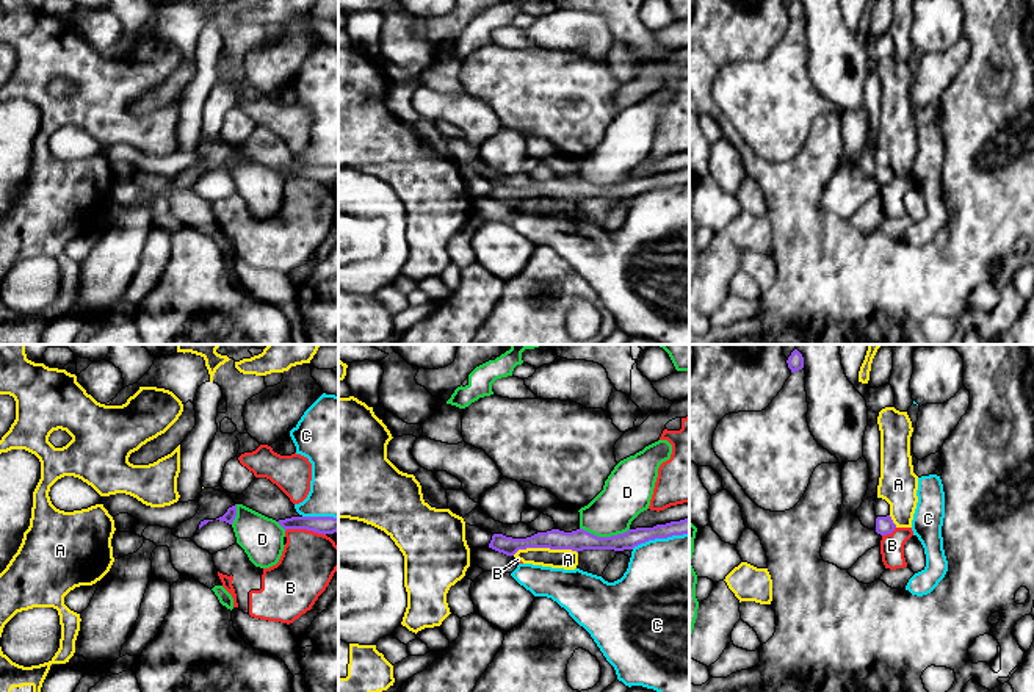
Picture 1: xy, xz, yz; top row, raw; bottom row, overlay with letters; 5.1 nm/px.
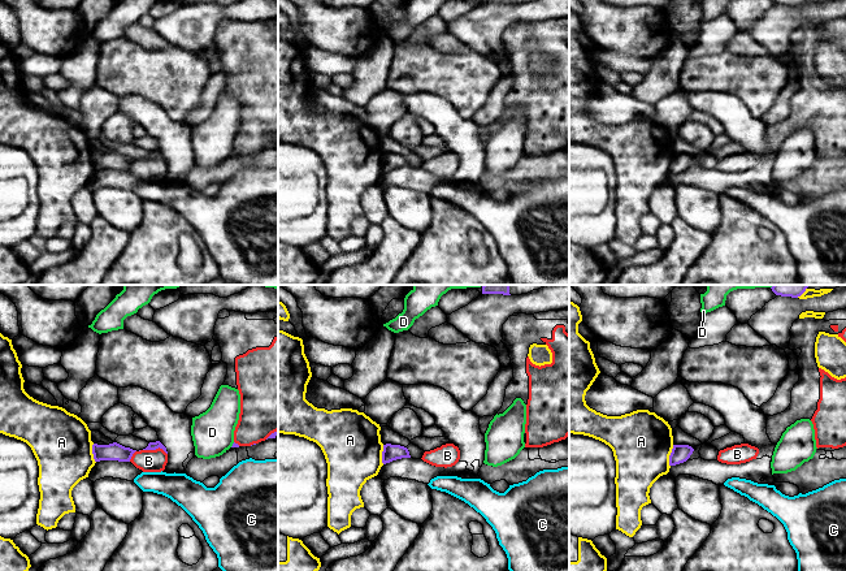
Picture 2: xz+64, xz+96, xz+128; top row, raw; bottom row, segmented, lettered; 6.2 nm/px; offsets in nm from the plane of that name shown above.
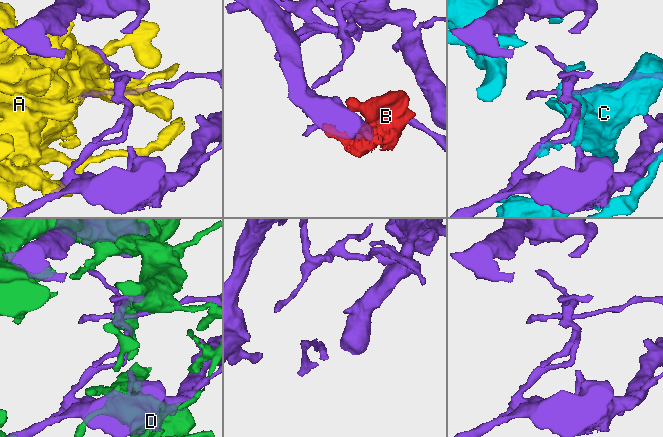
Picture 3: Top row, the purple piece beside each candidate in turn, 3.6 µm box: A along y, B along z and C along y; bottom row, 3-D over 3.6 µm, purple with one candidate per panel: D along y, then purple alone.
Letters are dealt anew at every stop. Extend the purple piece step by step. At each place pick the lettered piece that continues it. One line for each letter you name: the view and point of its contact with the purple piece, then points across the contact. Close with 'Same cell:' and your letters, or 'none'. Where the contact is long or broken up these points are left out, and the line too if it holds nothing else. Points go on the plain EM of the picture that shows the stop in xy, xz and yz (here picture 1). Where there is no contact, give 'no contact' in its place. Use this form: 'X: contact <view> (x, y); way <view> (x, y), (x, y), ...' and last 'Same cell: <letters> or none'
Same cell: none

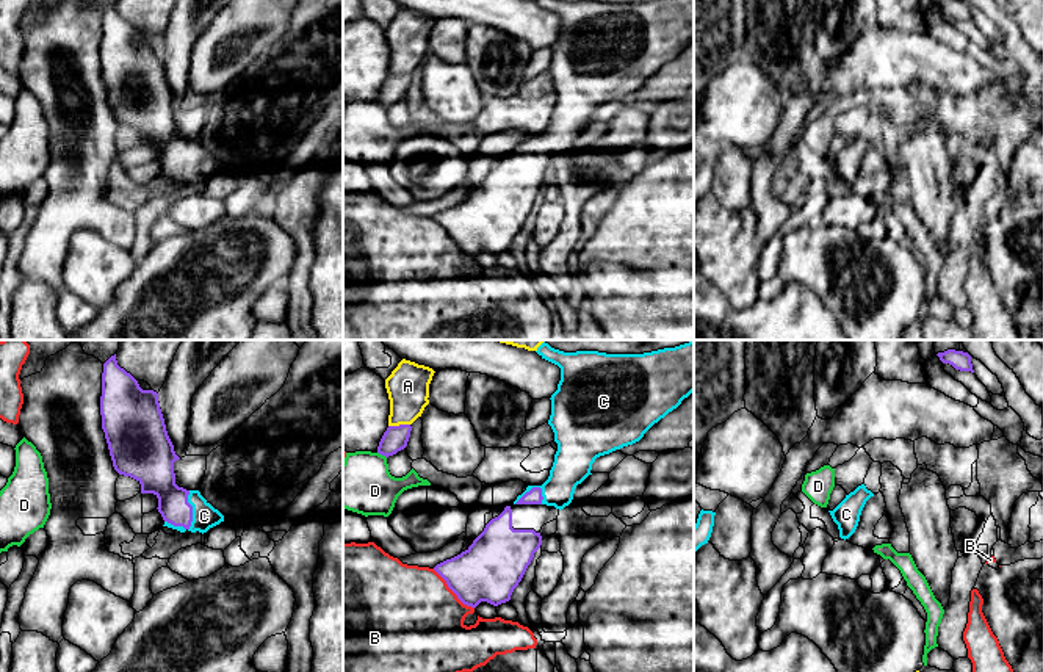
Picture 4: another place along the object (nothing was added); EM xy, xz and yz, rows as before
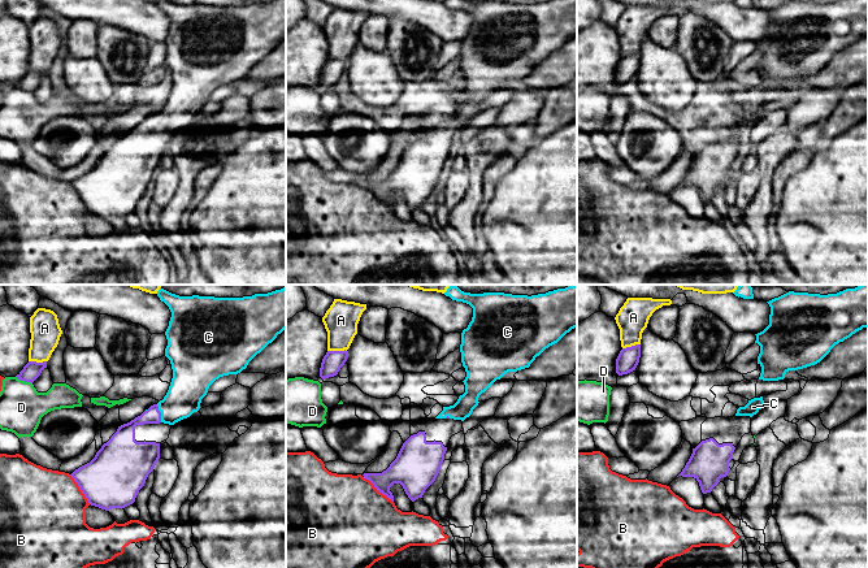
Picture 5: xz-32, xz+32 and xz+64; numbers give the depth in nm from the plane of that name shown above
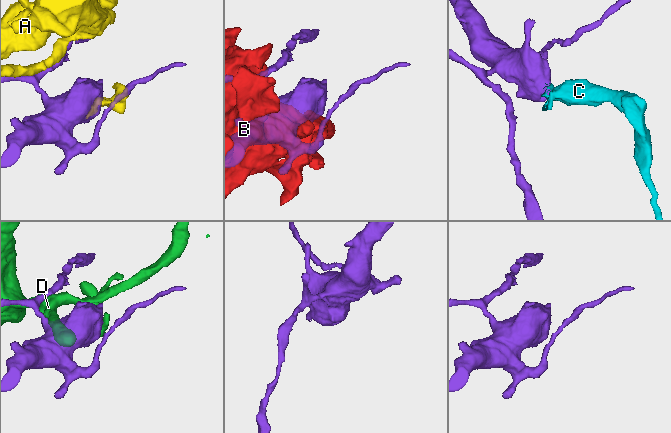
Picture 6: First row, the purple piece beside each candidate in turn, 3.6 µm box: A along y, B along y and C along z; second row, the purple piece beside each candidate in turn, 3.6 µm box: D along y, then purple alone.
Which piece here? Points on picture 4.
C: contact xz (530, 140); way xz (534, 144), (530, 140), (550, 137), (570, 116)
Same cell: C

